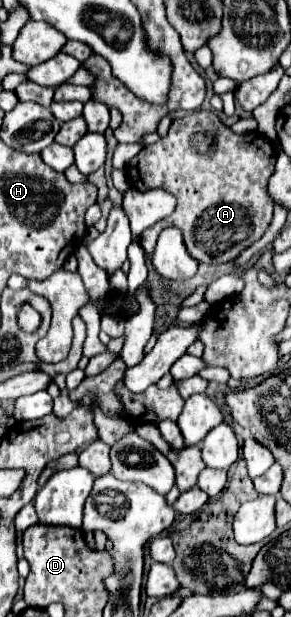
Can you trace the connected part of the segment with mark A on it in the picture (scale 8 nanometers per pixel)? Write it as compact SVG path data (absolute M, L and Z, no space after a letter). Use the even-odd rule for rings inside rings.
M199 110L195 114L183 116L173 120L169 134L159 142L145 146L137 156L135 162L129 166L129 184L135 188L165 188L177 196L177 208L171 216L157 222L145 234L159 234L161 228L167 224L179 226L185 238L187 250L199 250L199 262L205 264L221 264L237 258L251 242L259 240L273 216L273 204L267 196L267 180L275 170L275 146L259 132L247 134L233 134L229 126L225 126L215 112ZM197 132L213 134L213 156L201 156L193 152L193 144L189 138Z

